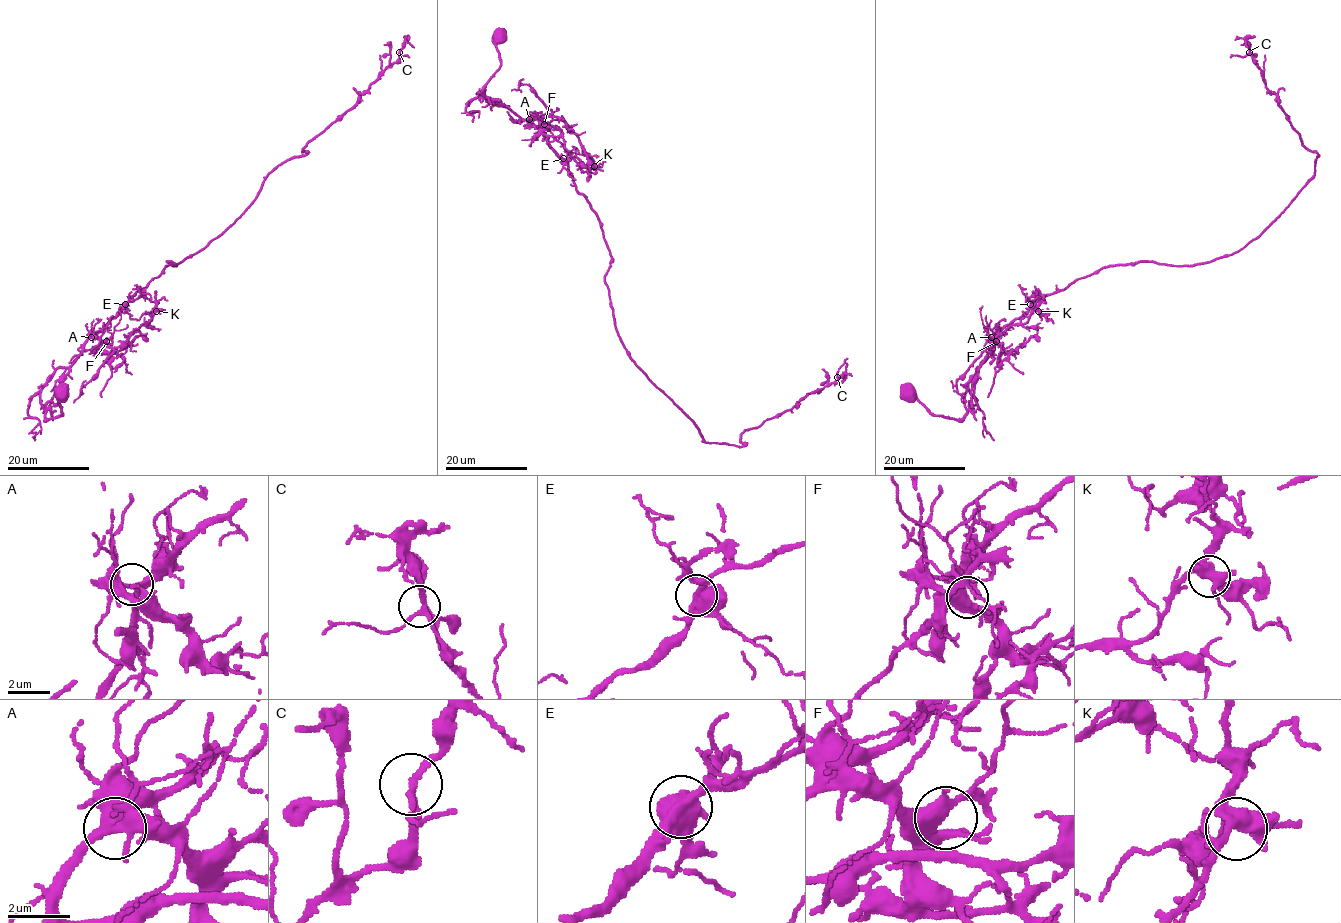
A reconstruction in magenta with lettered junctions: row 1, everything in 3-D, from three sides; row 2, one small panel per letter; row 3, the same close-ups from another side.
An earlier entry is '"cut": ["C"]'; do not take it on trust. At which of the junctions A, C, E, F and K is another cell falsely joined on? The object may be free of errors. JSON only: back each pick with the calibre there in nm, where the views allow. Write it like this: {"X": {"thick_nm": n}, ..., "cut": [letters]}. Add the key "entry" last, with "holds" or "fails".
{"cut": [], "entry": "fails"}

